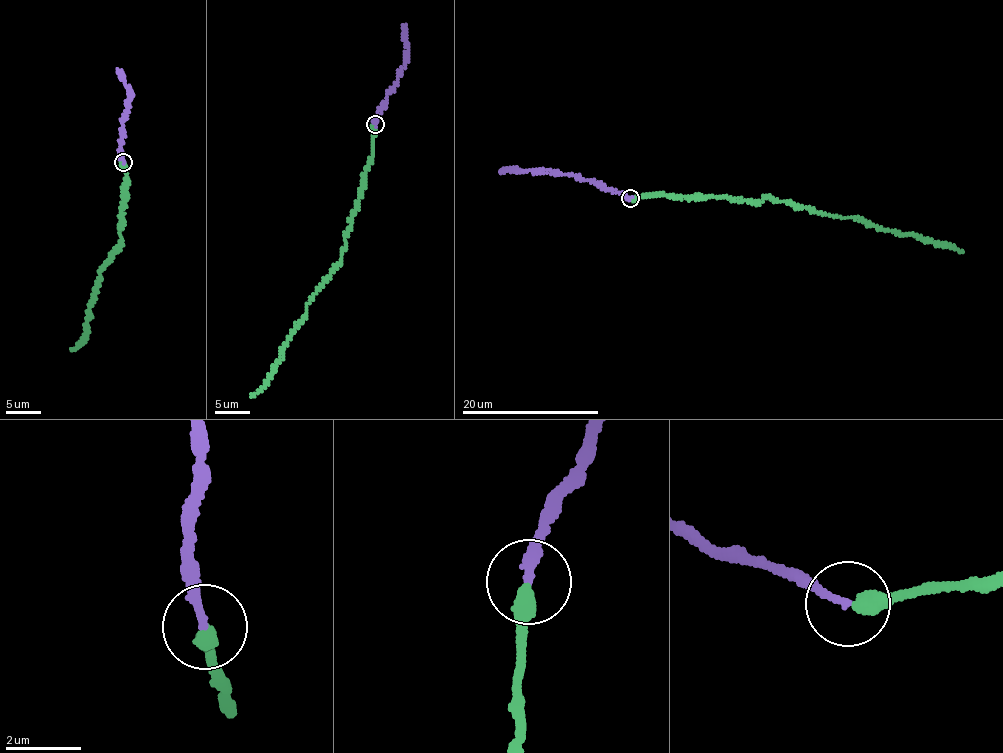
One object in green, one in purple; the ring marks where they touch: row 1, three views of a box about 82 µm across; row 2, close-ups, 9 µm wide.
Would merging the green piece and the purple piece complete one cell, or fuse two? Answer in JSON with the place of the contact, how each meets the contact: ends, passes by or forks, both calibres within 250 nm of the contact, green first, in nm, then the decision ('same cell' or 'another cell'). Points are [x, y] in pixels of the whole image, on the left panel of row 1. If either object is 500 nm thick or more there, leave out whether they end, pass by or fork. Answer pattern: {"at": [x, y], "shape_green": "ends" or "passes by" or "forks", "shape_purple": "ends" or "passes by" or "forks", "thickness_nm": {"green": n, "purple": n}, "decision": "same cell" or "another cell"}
{"at": [123, 162], "shape_green": "ends", "shape_purple": "ends", "thickness_nm": {"green": 420, "purple": 190}, "decision": "same cell"}

